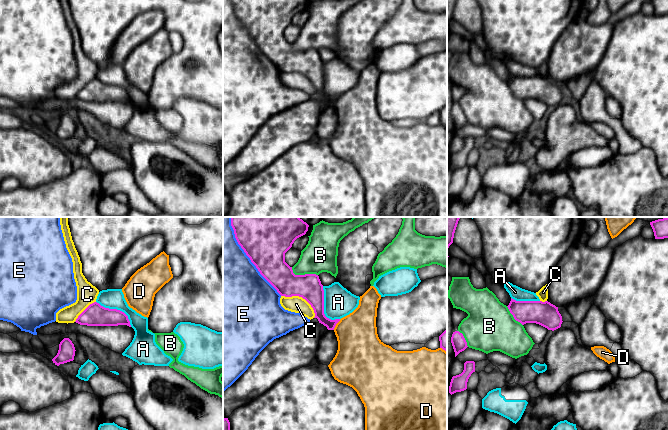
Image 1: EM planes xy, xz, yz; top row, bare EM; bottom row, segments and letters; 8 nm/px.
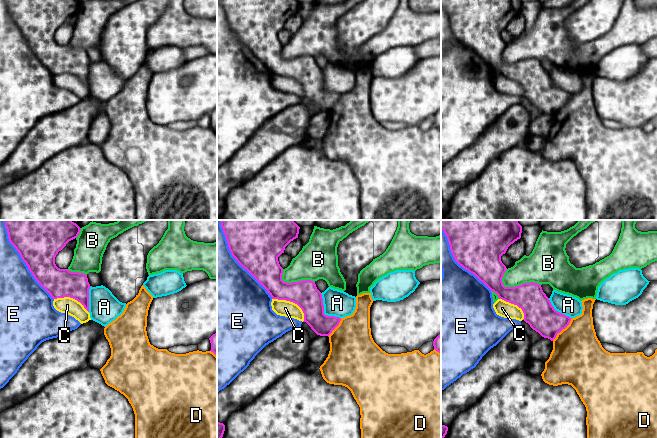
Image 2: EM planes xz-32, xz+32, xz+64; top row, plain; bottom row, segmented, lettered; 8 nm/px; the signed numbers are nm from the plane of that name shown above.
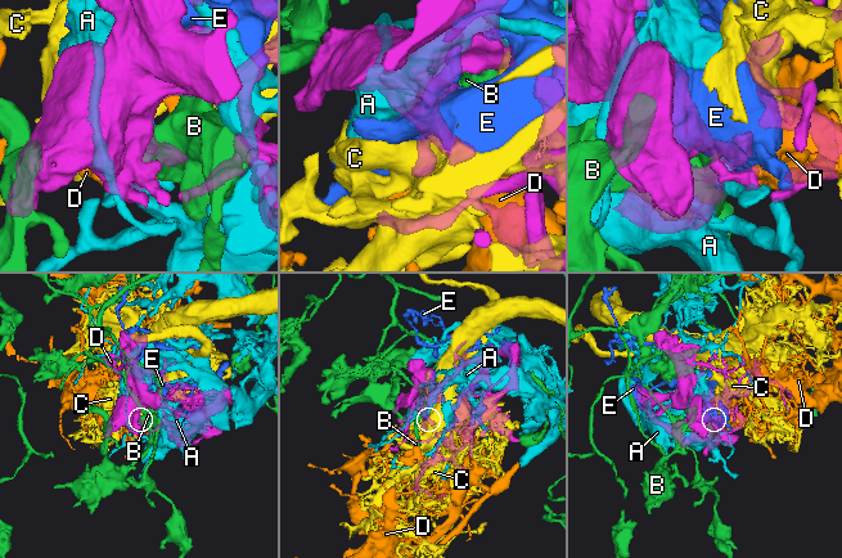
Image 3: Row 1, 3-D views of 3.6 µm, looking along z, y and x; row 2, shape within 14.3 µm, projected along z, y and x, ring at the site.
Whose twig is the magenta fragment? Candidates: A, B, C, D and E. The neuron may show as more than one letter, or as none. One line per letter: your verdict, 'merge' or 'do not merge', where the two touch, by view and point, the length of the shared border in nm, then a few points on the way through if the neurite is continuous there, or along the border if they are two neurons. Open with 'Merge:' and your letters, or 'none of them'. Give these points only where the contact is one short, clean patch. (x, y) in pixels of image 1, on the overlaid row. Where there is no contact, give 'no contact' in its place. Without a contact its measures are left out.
Merge: C
A: do not merge | xz (323, 308) | 300 nm
B: do not merge | xz (303, 275) | 220 nm
C: merge | xz (301, 296) | 320 nm
D: do not merge | xz (336, 323) | 110 nm
E: do not merge | xz (247, 255) | 750 nm

